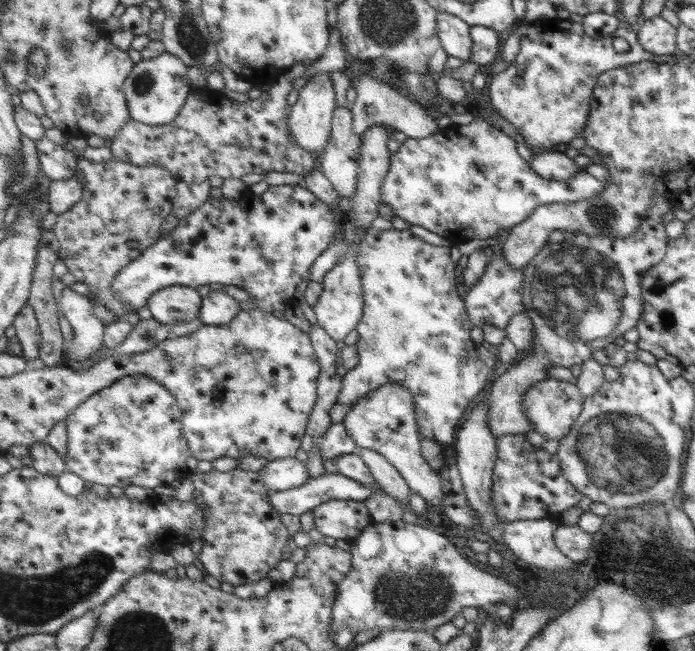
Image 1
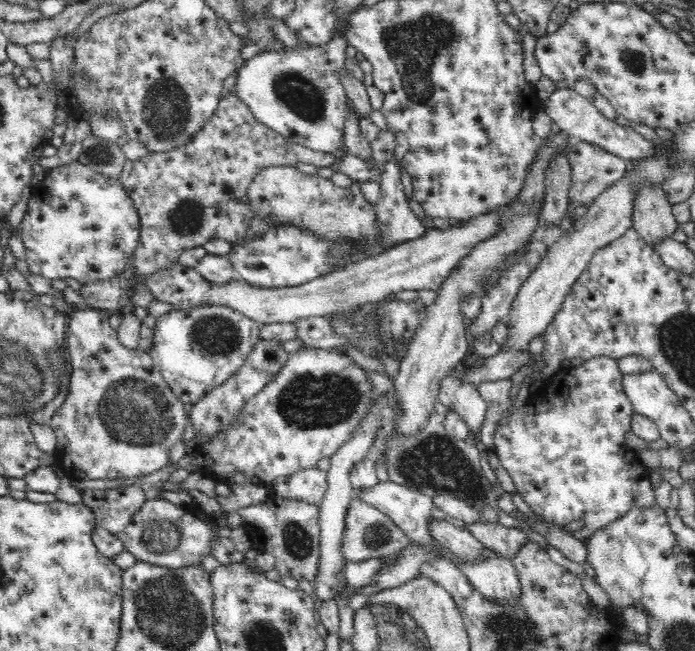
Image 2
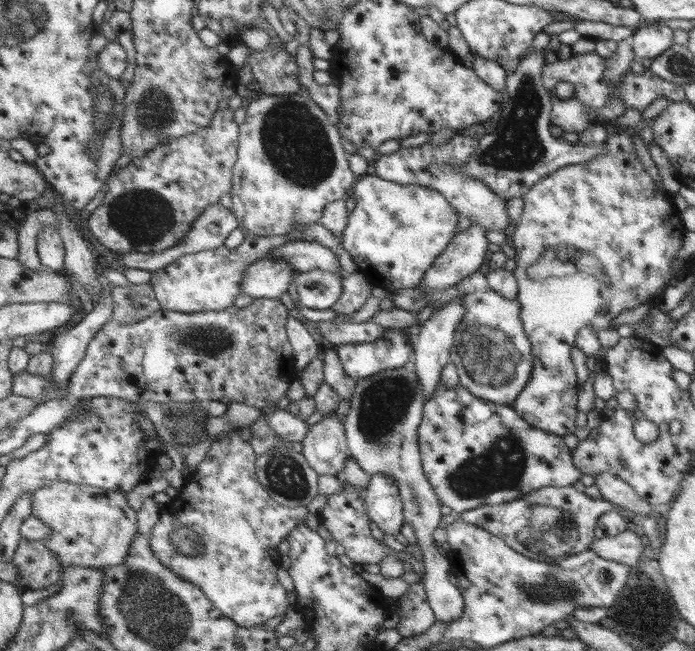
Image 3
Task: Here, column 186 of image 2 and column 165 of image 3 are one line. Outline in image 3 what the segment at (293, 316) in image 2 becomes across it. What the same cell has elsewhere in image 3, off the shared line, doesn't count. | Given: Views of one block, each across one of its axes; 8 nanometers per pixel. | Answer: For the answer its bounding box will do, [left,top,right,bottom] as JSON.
[151,222,361,314]

